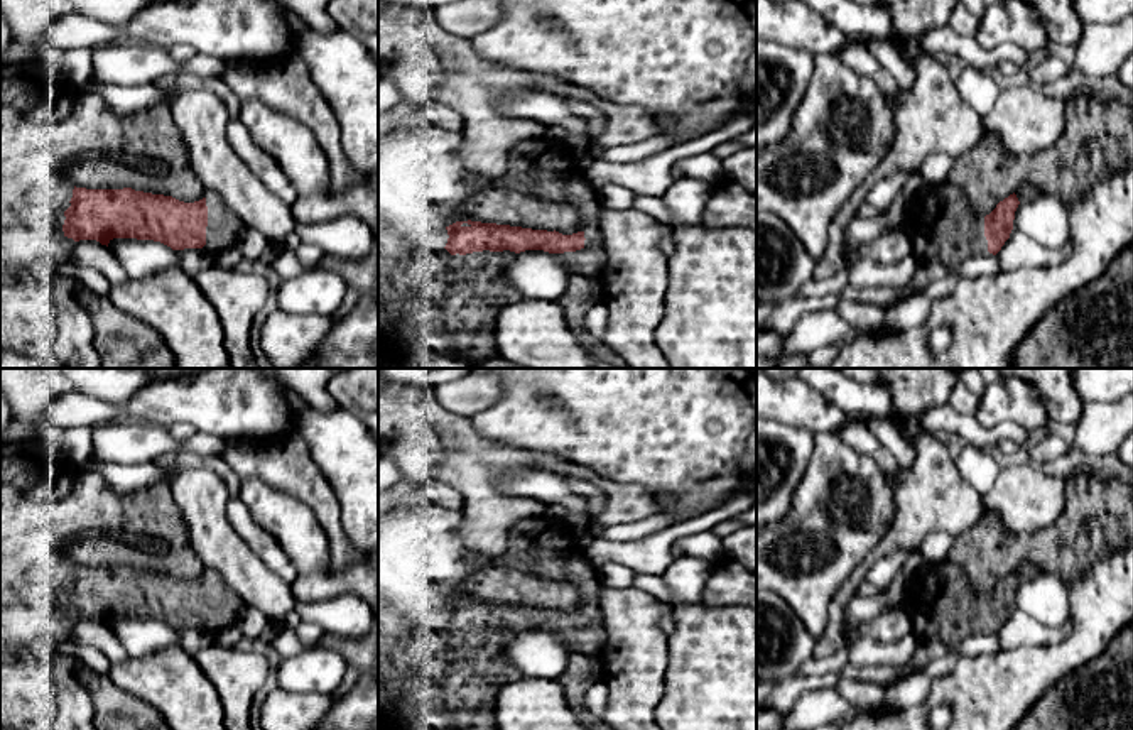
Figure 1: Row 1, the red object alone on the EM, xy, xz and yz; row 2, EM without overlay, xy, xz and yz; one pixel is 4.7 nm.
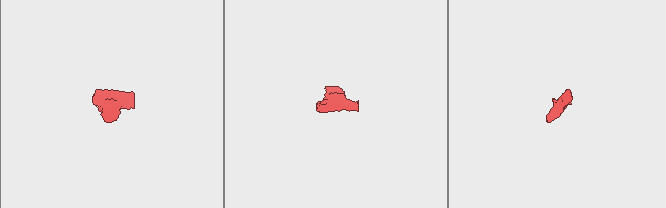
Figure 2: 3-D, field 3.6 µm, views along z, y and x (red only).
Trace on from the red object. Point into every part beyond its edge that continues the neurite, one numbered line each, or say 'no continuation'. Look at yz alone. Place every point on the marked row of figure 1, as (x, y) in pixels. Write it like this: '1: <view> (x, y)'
1: yz (1025, 191)
2: yz (941, 223)

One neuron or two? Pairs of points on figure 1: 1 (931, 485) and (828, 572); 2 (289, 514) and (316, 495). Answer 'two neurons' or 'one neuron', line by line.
1: two neurons
2: two neurons

